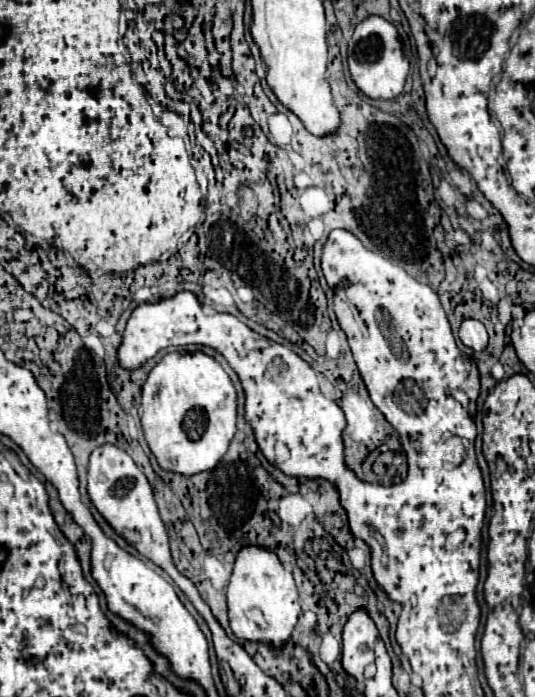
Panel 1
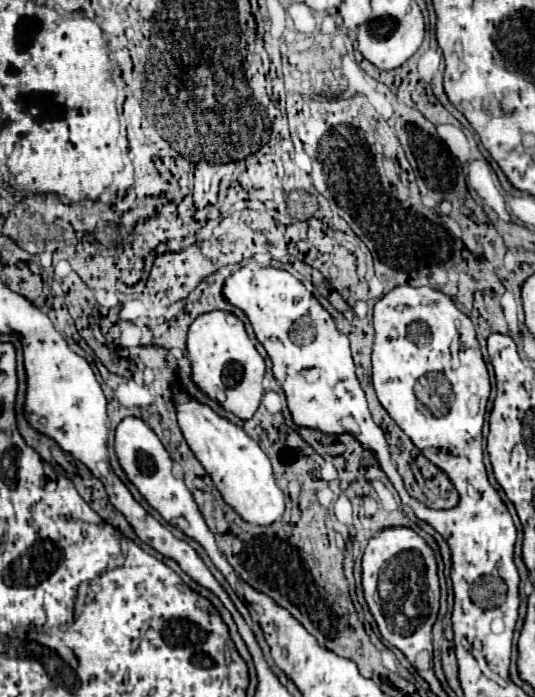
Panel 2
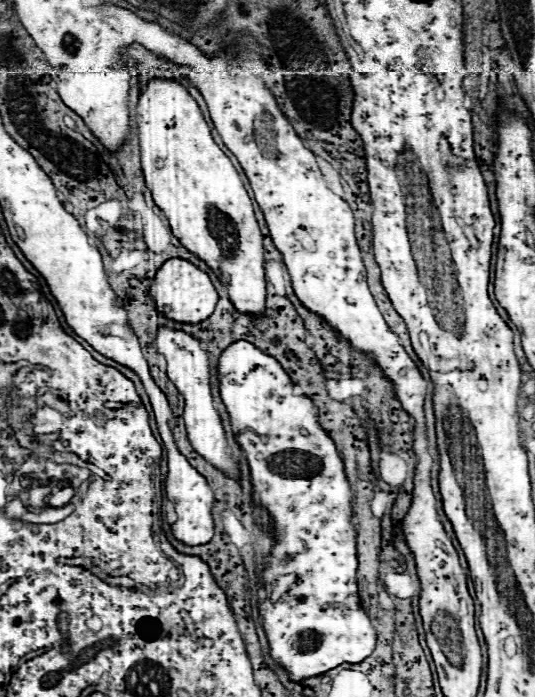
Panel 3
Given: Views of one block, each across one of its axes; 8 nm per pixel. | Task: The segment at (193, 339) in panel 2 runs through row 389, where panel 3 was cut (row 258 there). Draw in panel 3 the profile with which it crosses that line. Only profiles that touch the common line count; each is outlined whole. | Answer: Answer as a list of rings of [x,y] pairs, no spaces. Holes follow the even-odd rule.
[[[168,78],[154,79],[144,88],[138,101],[137,131],[140,140],[142,170],[146,176],[146,186],[152,190],[156,206],[164,212],[170,222],[174,236],[180,244],[204,260],[220,282],[226,286],[230,302],[242,314],[262,316],[266,310],[266,274],[264,274],[264,250],[262,234],[238,172],[234,170],[230,158],[218,148],[210,136],[210,128],[188,90]]]

